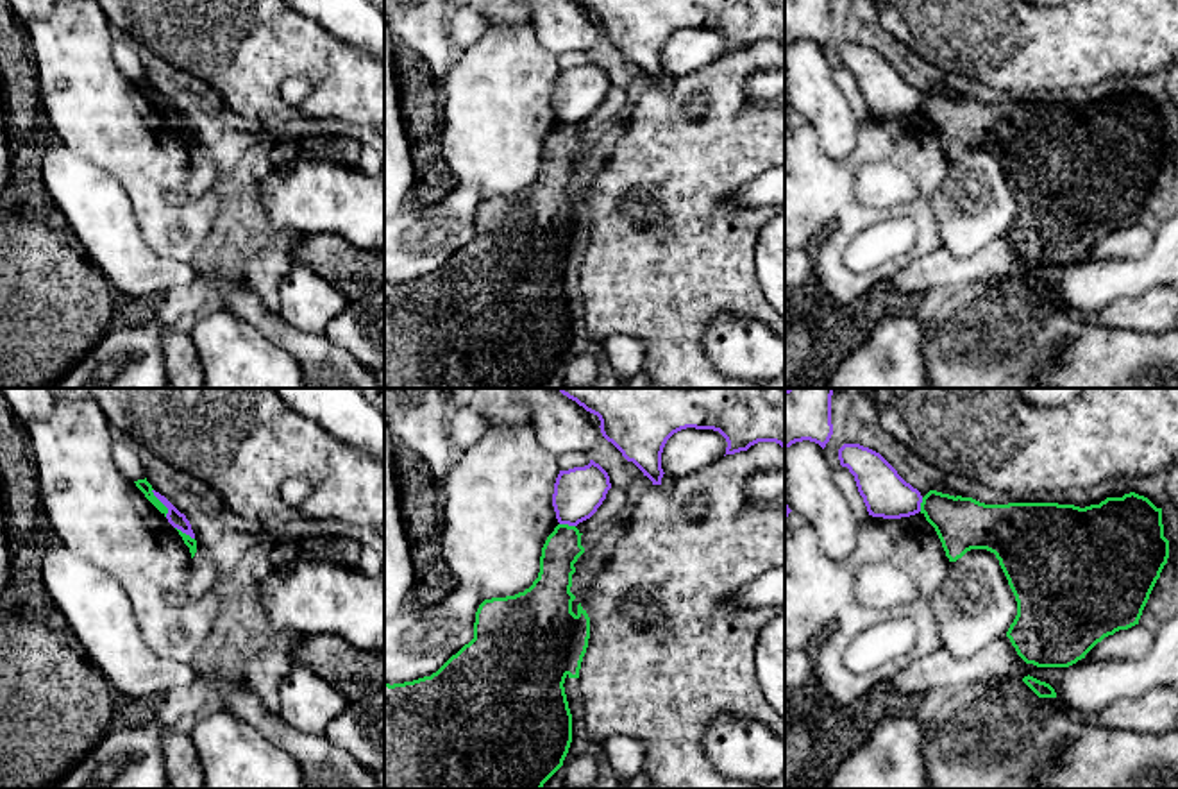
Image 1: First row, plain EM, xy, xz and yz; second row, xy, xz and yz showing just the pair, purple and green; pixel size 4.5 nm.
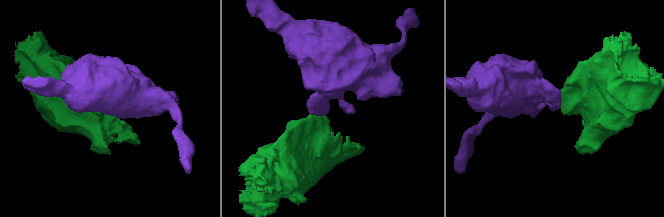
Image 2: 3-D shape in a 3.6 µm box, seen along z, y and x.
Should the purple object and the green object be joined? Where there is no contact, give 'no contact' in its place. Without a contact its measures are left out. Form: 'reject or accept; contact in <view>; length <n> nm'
reject; contact in xy; length 140 nm

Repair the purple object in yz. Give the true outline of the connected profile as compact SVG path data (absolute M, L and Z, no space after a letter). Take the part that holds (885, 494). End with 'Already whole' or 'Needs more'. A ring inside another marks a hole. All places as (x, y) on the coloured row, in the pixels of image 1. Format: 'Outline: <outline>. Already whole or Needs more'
Outline: M844 444L838 460L854 476L869 515L901 519L921 512L921 492L906 483L879 453L860 444Z. Already whole

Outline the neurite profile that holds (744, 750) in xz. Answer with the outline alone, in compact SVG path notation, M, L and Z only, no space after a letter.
M731 710L706 726L703 750L720 775L736 782L774 782L785 773L785 739Z

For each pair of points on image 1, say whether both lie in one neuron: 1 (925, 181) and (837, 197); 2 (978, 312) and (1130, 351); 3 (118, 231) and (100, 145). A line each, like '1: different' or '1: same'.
1: same
2: same
3: different

